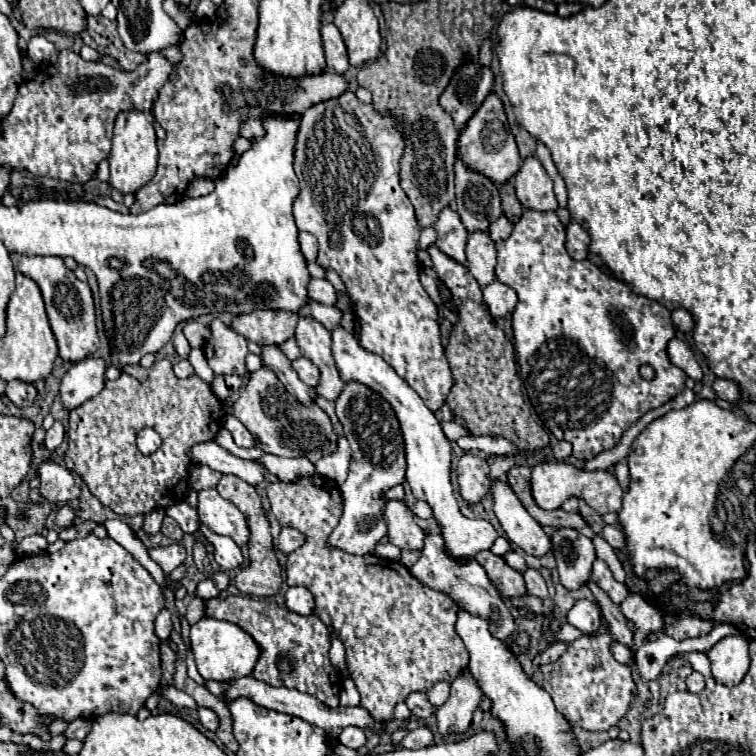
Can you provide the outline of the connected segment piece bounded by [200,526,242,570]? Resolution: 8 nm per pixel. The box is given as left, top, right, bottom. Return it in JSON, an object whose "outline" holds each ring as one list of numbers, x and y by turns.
{"outline":[[200,526,200,530,204,532,206,540,214,546,214,560,222,570,236,570,242,566,242,552,234,540,226,536,218,536,204,526]]}

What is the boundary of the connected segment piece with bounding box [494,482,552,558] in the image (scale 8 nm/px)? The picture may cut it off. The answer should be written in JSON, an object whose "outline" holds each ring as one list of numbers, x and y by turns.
{"outline":[[494,482,494,512,506,532,506,538,526,554,542,558,552,550,552,542,544,528,526,512,512,488,504,482]]}

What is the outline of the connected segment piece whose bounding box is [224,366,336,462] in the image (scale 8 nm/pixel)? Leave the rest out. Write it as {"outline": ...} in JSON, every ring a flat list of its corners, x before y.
{"outline":[[266,366,250,374,248,384,240,392,240,398,236,402,226,400,224,410,226,414,232,414,236,420,240,420,256,438,258,446,268,454,284,458,306,456,308,460,316,462,324,454,332,454,336,450,336,434,332,432,332,424,326,412,322,412,318,406,302,406,286,392,284,384,280,384,276,374]]}

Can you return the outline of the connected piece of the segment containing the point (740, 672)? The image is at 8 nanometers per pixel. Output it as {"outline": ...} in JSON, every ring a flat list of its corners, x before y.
{"outline":[[726,636,710,652,710,670,718,684,736,686,750,668,748,640,744,636]]}

